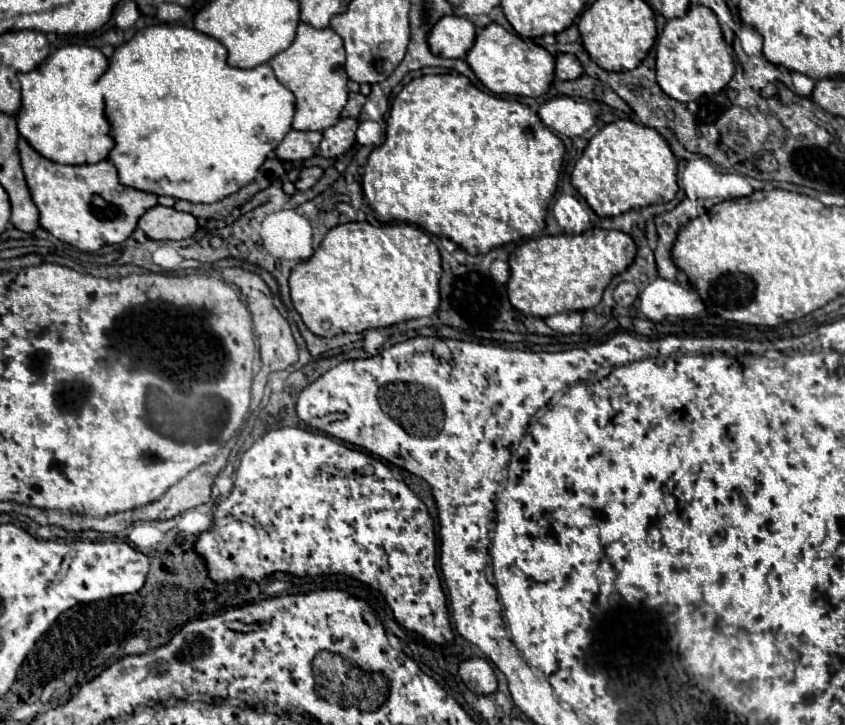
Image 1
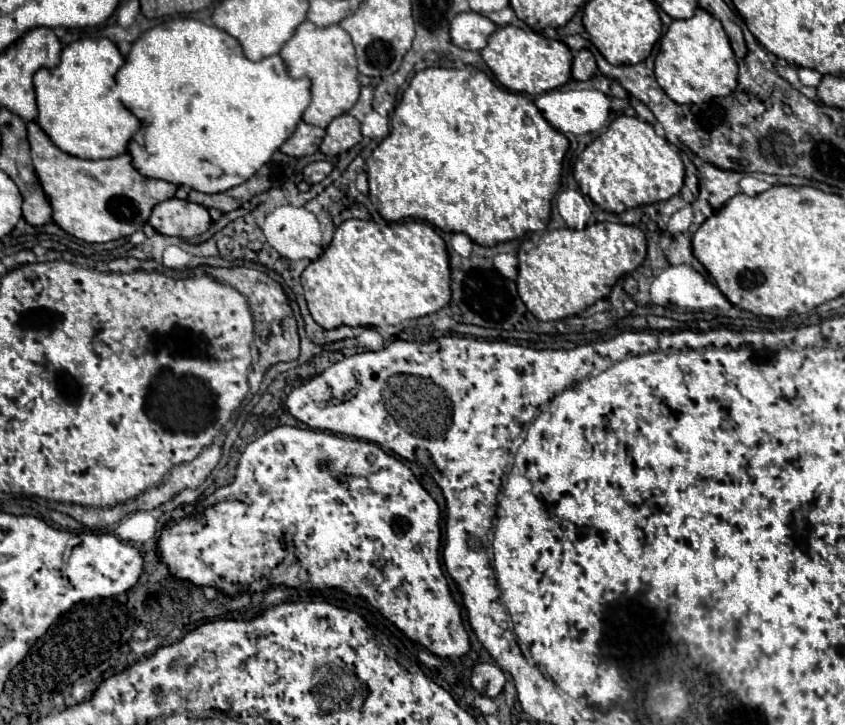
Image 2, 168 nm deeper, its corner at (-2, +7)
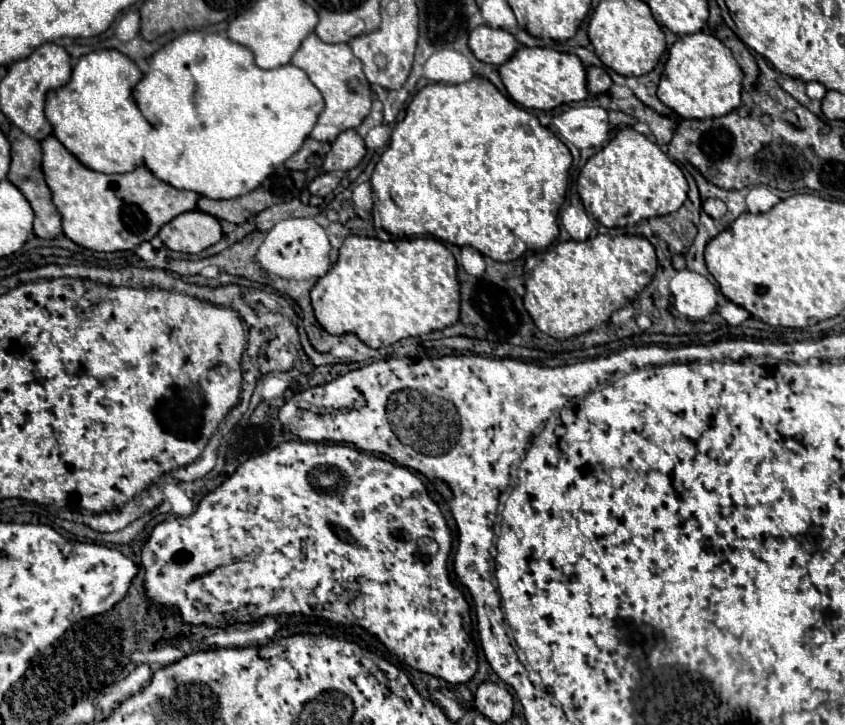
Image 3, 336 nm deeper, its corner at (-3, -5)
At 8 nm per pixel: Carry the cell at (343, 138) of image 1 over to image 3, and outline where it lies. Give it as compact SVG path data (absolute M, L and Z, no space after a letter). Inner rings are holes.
M346 130L338 134L338 138L332 142L330 152L324 158L324 170L350 170L358 166L358 162L364 158L366 146L364 140L356 134L356 130Z

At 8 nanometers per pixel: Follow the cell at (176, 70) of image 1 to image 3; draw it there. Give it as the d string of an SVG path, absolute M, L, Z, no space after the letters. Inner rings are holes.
M228 22L216 25L220 32L190 30L162 46L150 60L148 72L134 86L134 100L142 116L170 134L162 160L144 160L146 168L180 190L194 190L212 200L230 200L258 188L282 162L286 162L312 132L324 108L318 88L296 66L262 70L254 64L252 52L228 38Z

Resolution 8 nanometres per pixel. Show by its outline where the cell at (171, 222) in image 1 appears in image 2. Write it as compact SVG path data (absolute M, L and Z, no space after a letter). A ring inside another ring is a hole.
M171 198L153 208L149 224L165 236L187 240L207 232L207 228L211 226L211 216L209 210L201 204Z

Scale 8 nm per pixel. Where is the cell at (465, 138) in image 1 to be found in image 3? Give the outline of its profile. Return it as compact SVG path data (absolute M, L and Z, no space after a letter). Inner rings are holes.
M474 76L472 80L468 80L464 84L428 84L412 98L412 102L406 110L406 118L394 126L390 146L382 154L380 162L376 164L376 168L372 172L370 184L373 193L373 224L376 228L383 229L397 238L413 238L430 234L438 240L444 240L444 242L450 242L456 246L472 246L480 254L484 254L492 260L512 262L528 250L548 248L558 238L556 216L558 216L558 210L566 196L570 164L572 164L570 150L548 128L544 128L534 114L530 114L524 108L510 102L490 80Z

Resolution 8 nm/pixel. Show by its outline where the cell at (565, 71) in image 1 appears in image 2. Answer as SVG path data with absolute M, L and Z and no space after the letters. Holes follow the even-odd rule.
M589 50L575 52L575 58L573 58L573 78L575 80L589 80L595 74L597 74L595 56Z

